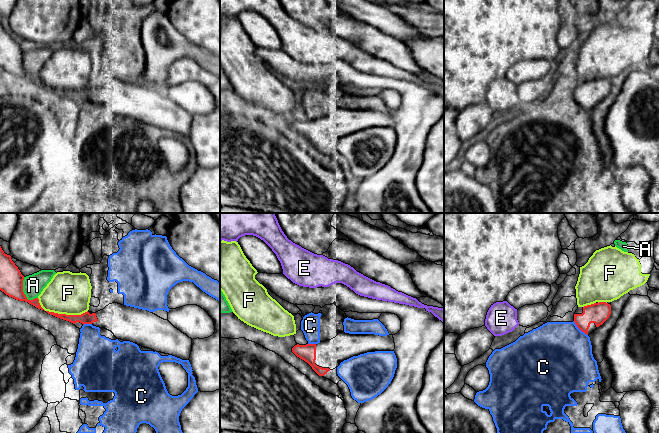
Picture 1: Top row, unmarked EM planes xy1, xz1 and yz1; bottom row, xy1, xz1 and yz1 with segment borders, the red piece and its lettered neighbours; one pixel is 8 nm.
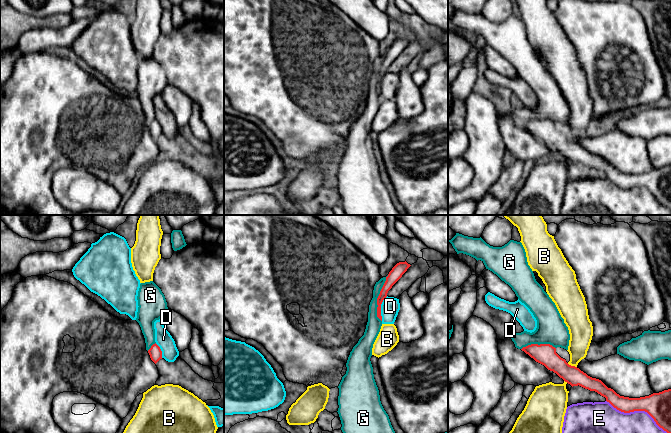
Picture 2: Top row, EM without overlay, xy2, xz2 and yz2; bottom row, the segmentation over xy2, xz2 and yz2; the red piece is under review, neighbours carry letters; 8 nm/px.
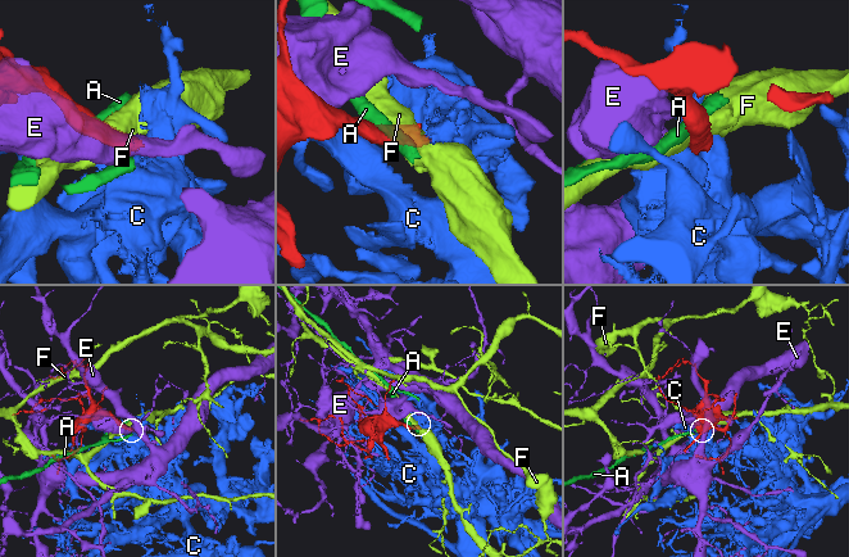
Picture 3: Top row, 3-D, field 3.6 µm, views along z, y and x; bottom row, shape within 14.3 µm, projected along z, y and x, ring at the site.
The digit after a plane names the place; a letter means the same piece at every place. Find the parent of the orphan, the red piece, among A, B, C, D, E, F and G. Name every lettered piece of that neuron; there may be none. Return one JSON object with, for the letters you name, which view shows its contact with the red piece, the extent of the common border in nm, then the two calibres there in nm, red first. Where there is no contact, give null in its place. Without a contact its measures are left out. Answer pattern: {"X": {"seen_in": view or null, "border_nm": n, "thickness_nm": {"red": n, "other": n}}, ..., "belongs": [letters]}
{"belongs": []}

